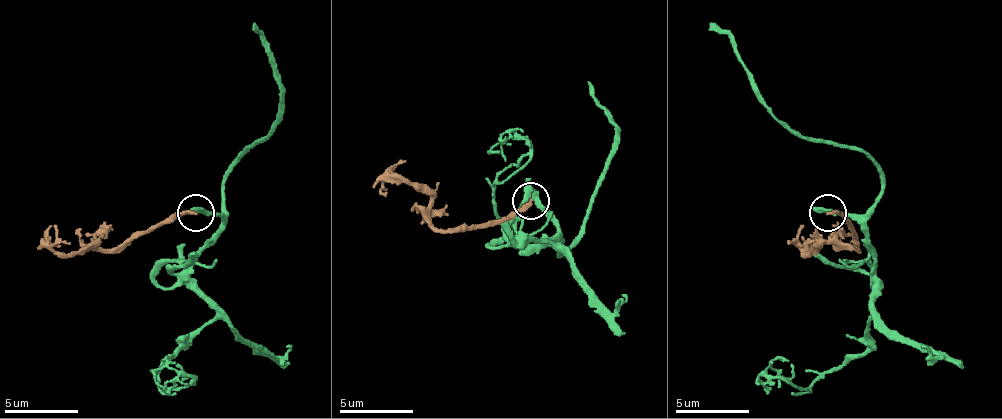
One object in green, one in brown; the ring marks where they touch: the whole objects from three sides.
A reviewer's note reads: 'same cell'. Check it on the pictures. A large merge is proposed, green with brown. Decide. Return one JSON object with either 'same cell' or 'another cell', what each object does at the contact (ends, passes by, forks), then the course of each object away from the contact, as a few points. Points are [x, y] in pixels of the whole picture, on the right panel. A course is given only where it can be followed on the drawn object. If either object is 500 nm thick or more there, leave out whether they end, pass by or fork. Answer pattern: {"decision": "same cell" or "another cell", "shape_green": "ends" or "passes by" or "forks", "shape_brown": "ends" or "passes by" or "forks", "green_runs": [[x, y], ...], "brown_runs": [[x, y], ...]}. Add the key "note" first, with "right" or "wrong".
{"note": "wrong", "decision": "another cell", "shape_green": "ends", "shape_brown": "ends", "green_runs": [[825, 211], [862, 222], [877, 289], [869, 344], [825, 370], [810, 388], [766, 373], [770, 366], [781, 388]], "brown_runs": [[829, 211], [851, 226], [858, 248], [825, 244], [810, 252], [818, 226]]}

